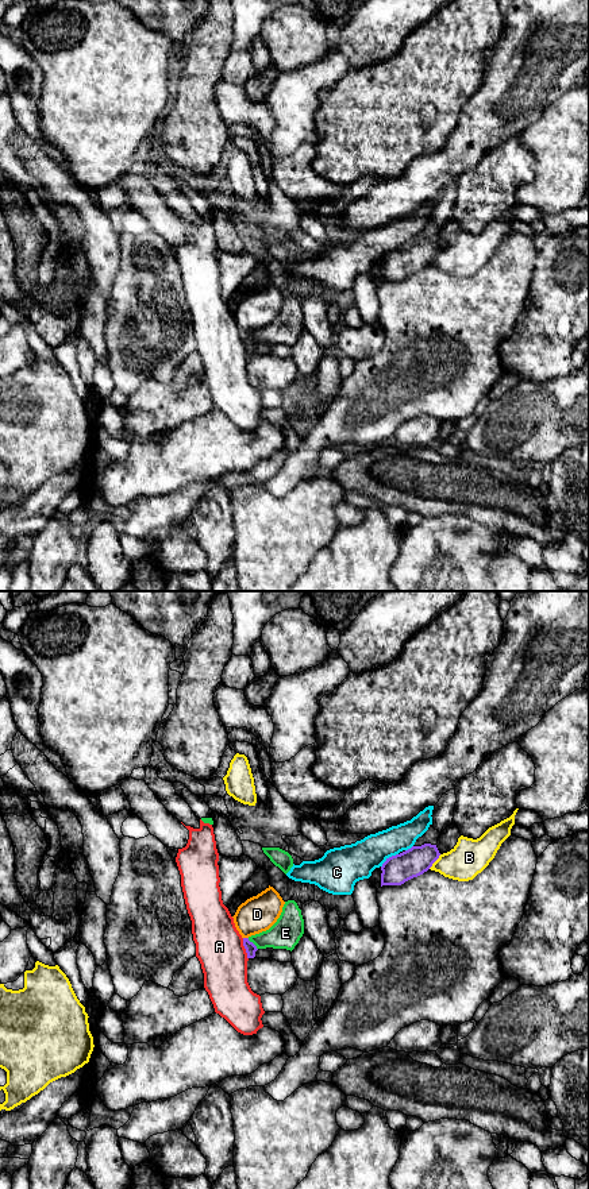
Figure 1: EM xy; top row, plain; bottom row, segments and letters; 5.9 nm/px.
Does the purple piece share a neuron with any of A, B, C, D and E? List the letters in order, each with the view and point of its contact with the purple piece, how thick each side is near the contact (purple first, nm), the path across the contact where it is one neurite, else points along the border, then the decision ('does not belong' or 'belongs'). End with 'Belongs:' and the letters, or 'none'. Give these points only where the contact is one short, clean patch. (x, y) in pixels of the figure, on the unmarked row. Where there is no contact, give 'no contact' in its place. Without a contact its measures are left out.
A: xy (245, 343) | 70/280 nm | along xy (242, 334), (247, 354) | does not belong
B: xy (435, 255) | 170/220 nm | does not belong
C: xy (388, 254) | 170/220 nm | does not belong
D: xy (246, 334) | 70/220 nm | along xy (243, 332), (247, 334) | does not belong
E: xy (253, 339) | 70/180 nm | along xy (247, 334), (257, 344) | does not belong
Belongs: none

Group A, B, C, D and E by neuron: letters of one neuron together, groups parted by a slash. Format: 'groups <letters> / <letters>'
groups A / B / C / D / E

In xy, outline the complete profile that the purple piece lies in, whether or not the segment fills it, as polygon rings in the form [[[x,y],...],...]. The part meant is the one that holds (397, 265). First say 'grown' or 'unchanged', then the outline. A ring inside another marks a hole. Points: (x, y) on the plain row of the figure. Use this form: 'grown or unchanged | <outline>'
unchanged | [[[424,239],[386,254],[381,262],[381,282],[401,281],[405,277],[427,267],[439,254],[436,240]]]

